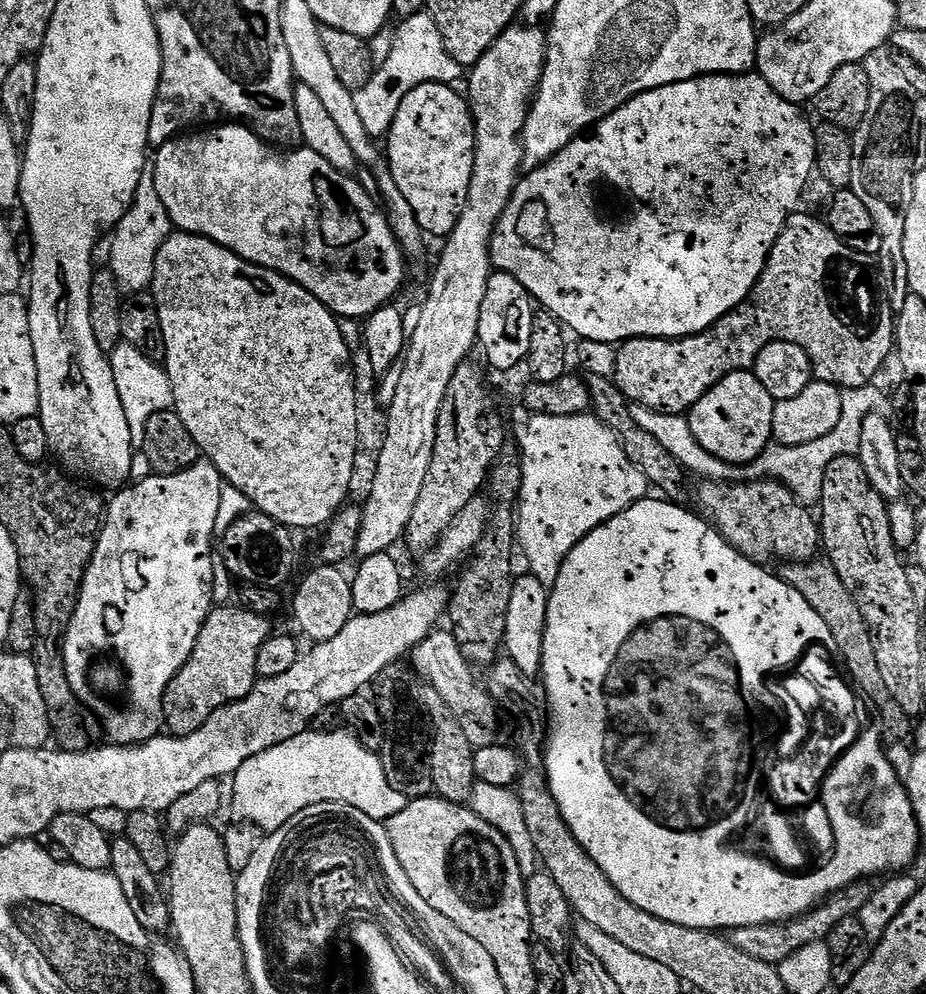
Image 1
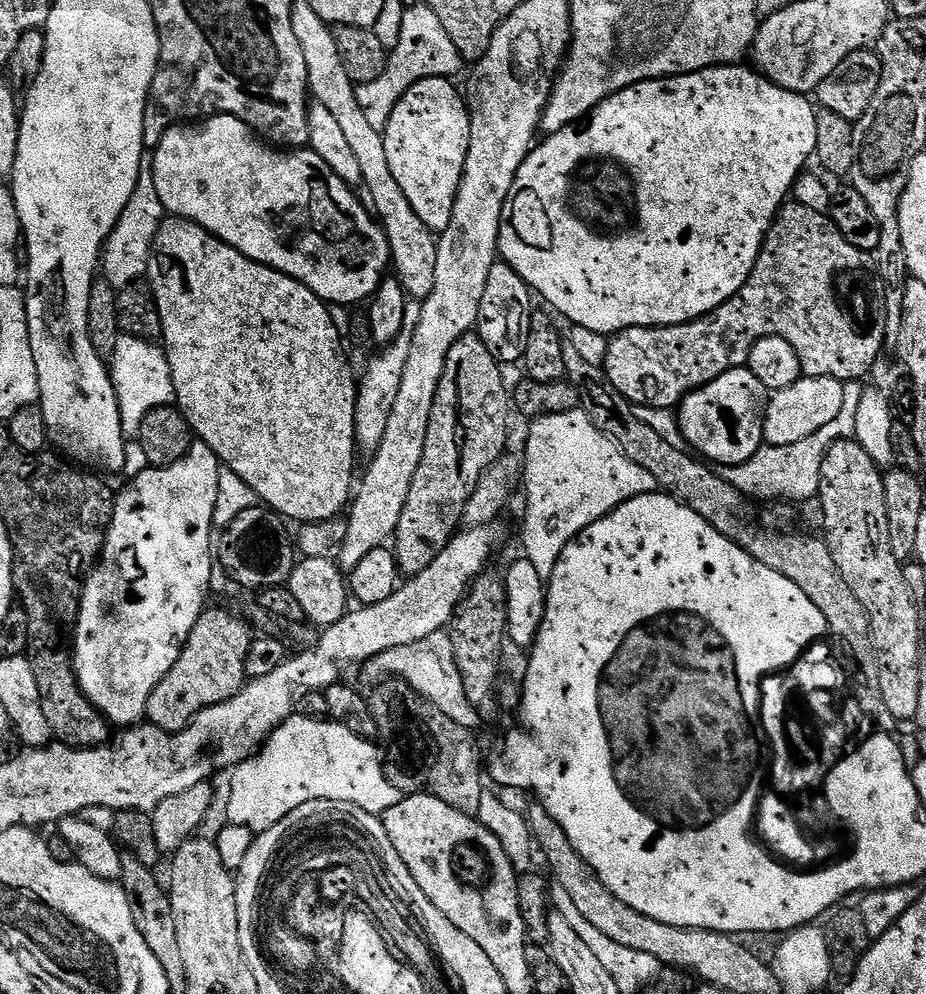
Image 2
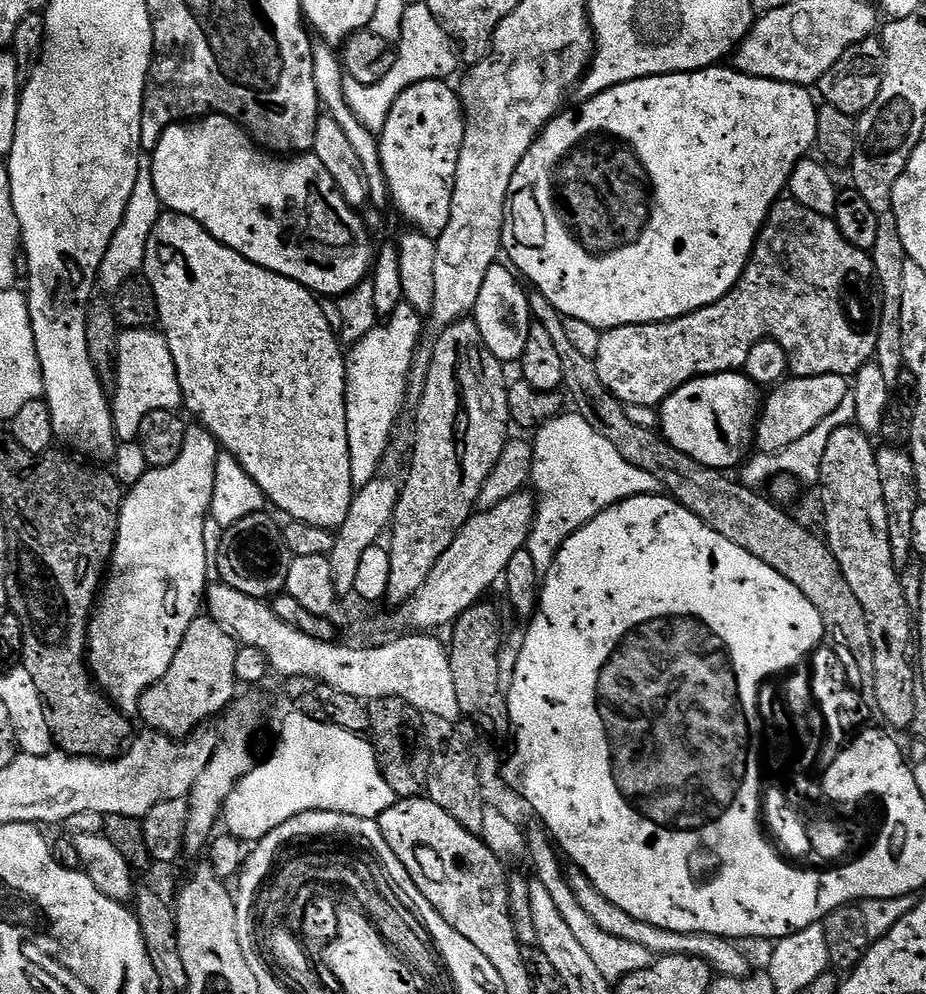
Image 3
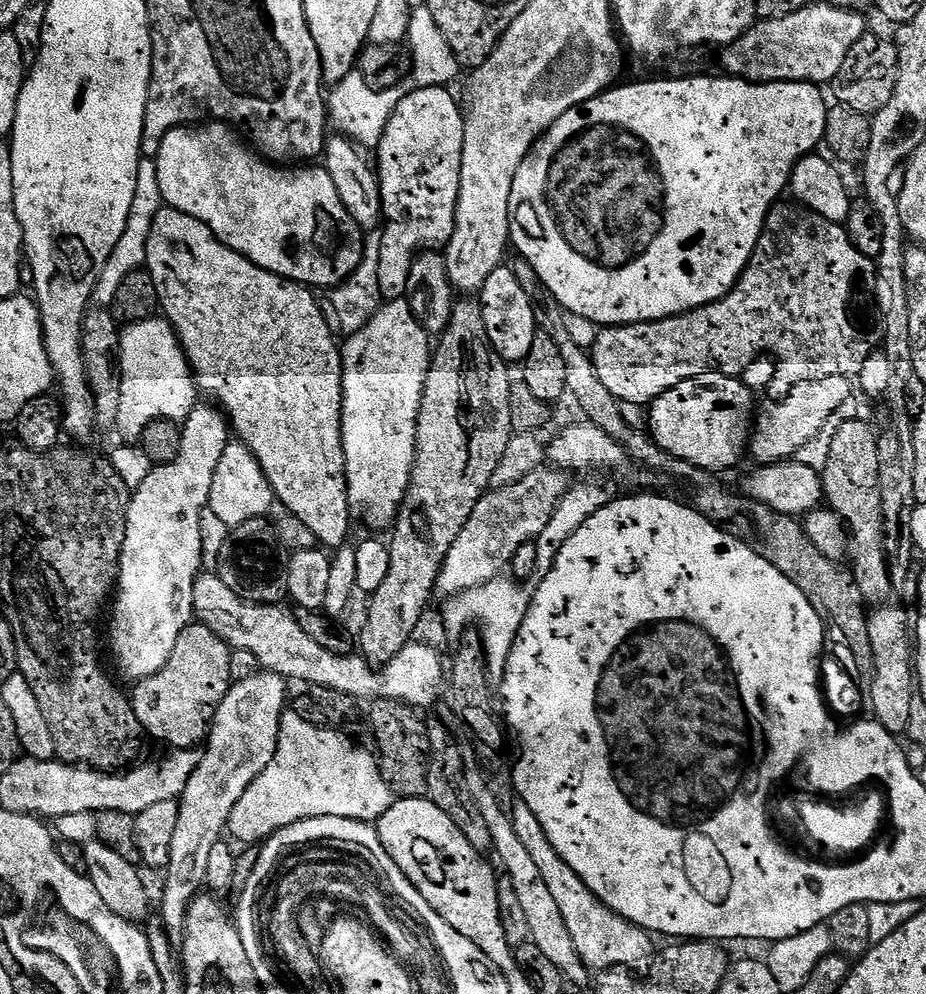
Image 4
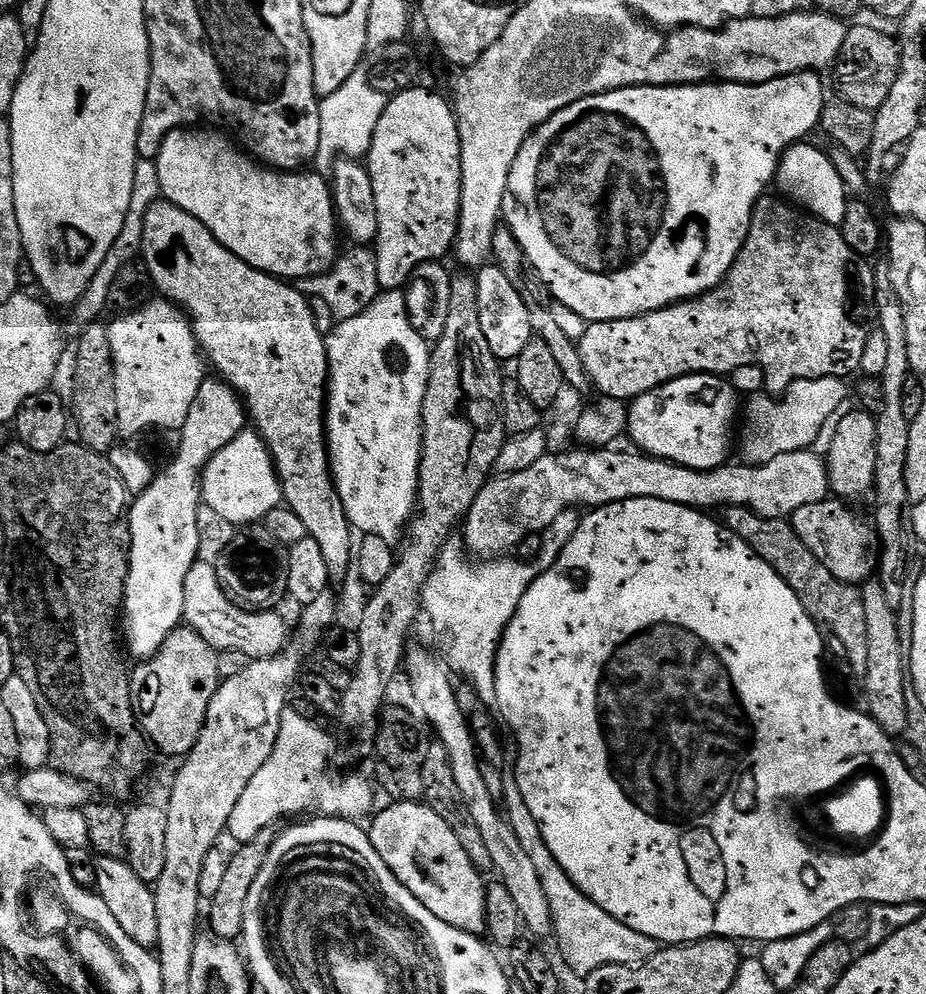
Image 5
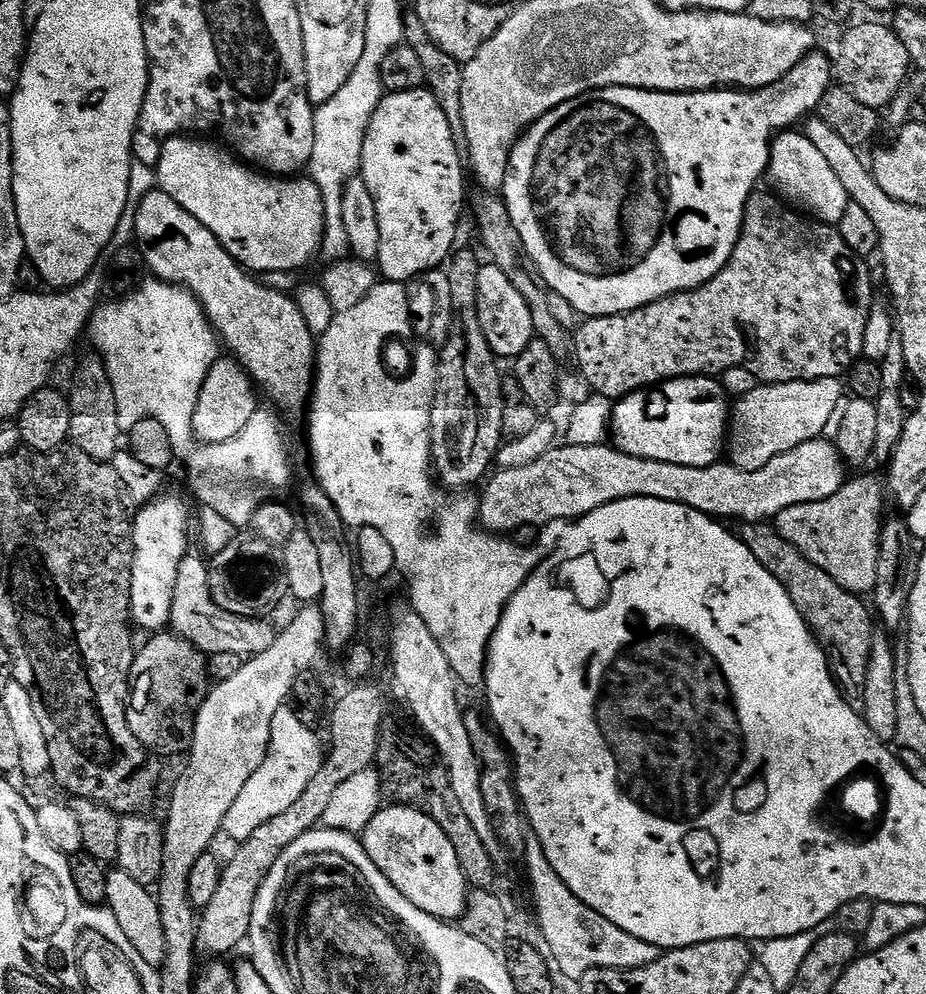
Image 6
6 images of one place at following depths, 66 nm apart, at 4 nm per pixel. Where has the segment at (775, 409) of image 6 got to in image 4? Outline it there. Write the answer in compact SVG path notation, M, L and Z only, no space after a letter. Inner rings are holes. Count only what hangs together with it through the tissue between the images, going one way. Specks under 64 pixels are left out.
M831 376L830 378L818 378L814 382L795 384L790 390L790 394L786 394L782 399L769 399L768 405L761 412L759 409L755 413L754 423L750 428L750 456L756 459L755 463L763 466L776 464L780 460L793 459L796 452L802 450L802 446L806 446L806 442L810 442L810 438L814 438L814 434L818 434L818 430L822 430L822 426L826 426L829 418L845 407L843 404L851 398L852 388L854 390L854 384L849 377Z

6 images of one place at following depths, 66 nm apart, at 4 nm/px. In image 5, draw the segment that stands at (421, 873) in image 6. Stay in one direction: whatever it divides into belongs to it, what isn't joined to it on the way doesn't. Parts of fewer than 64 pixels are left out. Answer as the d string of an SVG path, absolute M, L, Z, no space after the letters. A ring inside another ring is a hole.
M392 802L389 805L371 817L372 828L367 829L382 862L390 866L394 878L398 878L435 917L458 930L483 933L488 922L488 915L484 913L488 897L486 880L480 877L483 876L481 869L470 862L470 854L462 850L458 834L454 834L427 803Z

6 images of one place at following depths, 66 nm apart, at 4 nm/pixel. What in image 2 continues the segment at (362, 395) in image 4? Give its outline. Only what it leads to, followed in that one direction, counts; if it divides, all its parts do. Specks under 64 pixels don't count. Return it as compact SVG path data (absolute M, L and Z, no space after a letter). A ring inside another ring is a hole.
M409 299L406 306L406 318L404 319L404 331L400 333L392 344L387 345L368 364L368 369L358 380L356 393L356 442L361 449L368 454L375 453L377 446L382 442L382 434L385 433L386 422L390 416L390 410L394 406L394 398L398 396L398 386L402 378L402 369L406 366L406 354L410 352L412 332L420 317L421 301Z

